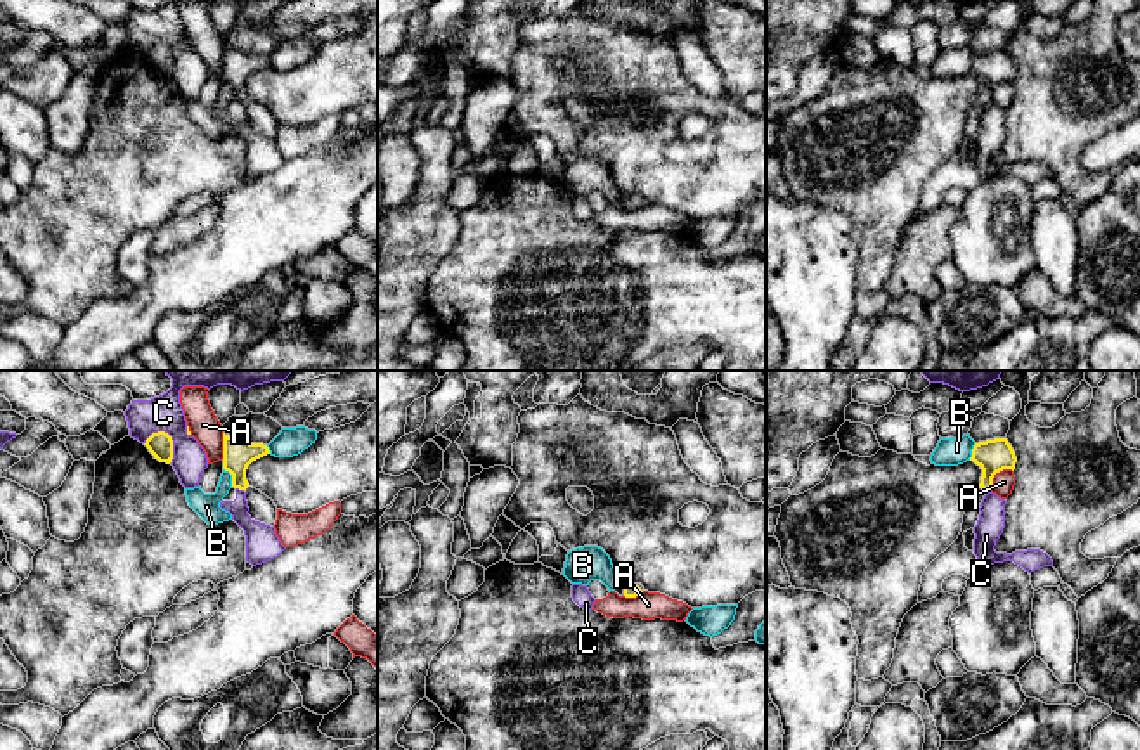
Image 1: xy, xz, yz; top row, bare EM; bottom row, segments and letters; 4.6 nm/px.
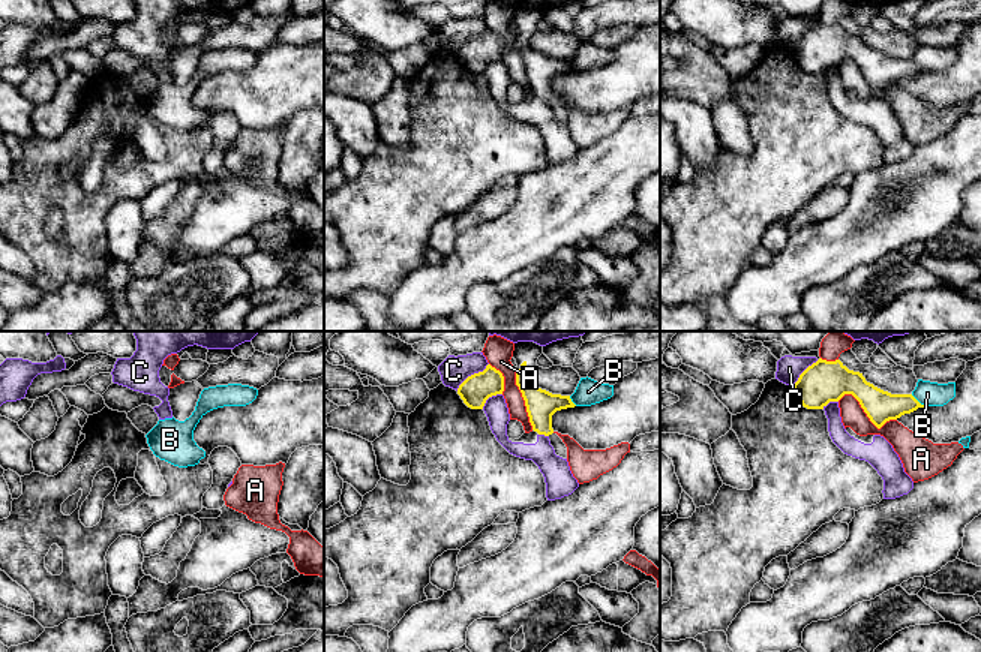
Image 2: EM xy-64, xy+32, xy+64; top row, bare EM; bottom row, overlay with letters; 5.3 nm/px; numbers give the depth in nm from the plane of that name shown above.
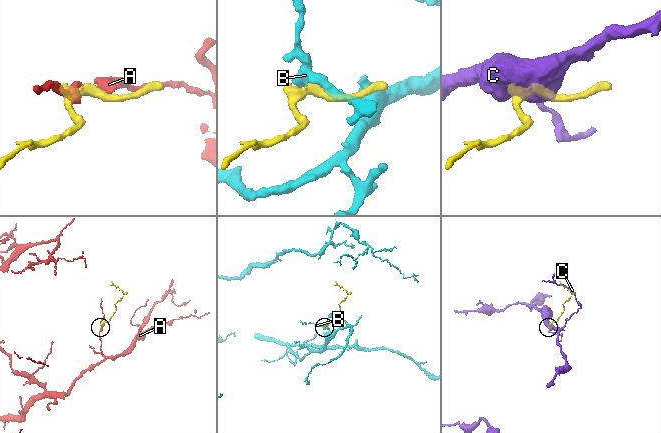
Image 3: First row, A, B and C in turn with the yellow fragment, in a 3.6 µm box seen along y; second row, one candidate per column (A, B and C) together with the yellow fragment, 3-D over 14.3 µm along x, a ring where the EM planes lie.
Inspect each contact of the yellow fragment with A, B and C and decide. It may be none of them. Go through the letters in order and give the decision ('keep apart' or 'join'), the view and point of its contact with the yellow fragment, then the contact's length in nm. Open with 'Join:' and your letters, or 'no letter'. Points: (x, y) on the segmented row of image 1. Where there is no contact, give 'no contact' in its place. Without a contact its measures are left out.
Join: no letter
A: keep apart; contact yz (995, 473); length 150 nm
B: keep apart; contact xy (233, 477); length 100 nm
C: keep apart; contact xy (172, 440); length 170 nm

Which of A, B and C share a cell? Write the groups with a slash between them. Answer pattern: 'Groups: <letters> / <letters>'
Groups: A / B / C

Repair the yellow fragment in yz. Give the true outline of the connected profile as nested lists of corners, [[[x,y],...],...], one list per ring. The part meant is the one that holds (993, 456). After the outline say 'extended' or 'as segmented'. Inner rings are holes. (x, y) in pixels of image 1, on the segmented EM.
[[[994,438],[975,443],[970,461],[982,469],[979,488],[967,502],[958,539],[925,568],[918,591],[918,603],[942,592],[942,582],[948,577],[963,575],[970,579],[982,568],[974,551],[965,547],[963,533],[977,525],[981,502],[984,495],[991,492],[994,475],[1003,469],[1014,471],[1017,457],[1007,438]]]; extended

